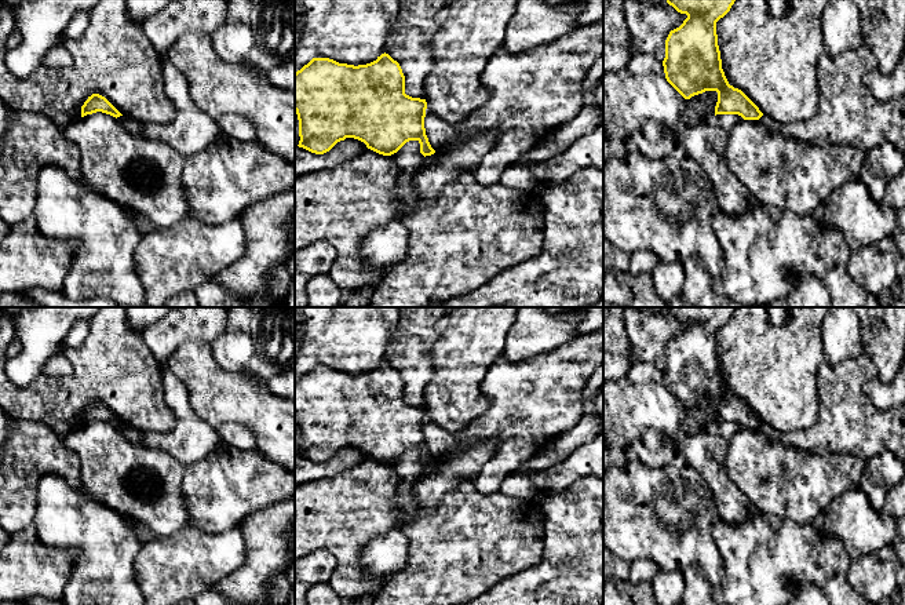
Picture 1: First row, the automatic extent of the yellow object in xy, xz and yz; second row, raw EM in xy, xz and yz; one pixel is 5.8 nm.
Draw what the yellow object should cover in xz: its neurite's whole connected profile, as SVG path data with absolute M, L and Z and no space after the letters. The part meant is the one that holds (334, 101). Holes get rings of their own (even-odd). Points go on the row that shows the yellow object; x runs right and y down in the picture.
M386 52L376 61L358 66L313 58L295 73L295 112L300 136L298 146L315 154L324 154L337 142L354 138L383 156L391 156L406 142L417 141L420 153L431 156L435 150L426 135L426 109L426 99L405 94L402 69Z

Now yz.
M667 0L687 18L665 40L664 73L685 99L716 91L715 116L738 114L744 120L759 120L763 113L741 90L729 84L722 69L716 22L730 11L734 1Z

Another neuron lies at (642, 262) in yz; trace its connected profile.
M639 249L630 255L627 271L632 276L652 274L660 262L658 256L650 249Z

